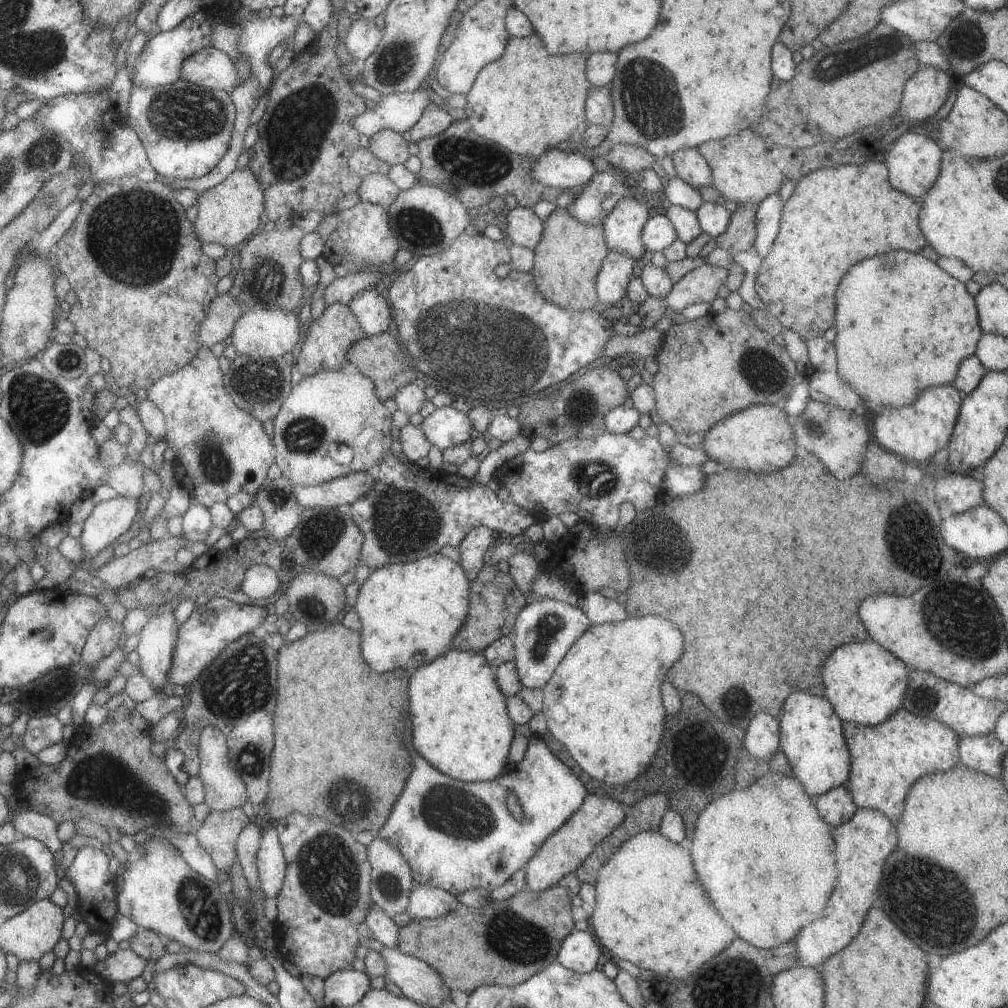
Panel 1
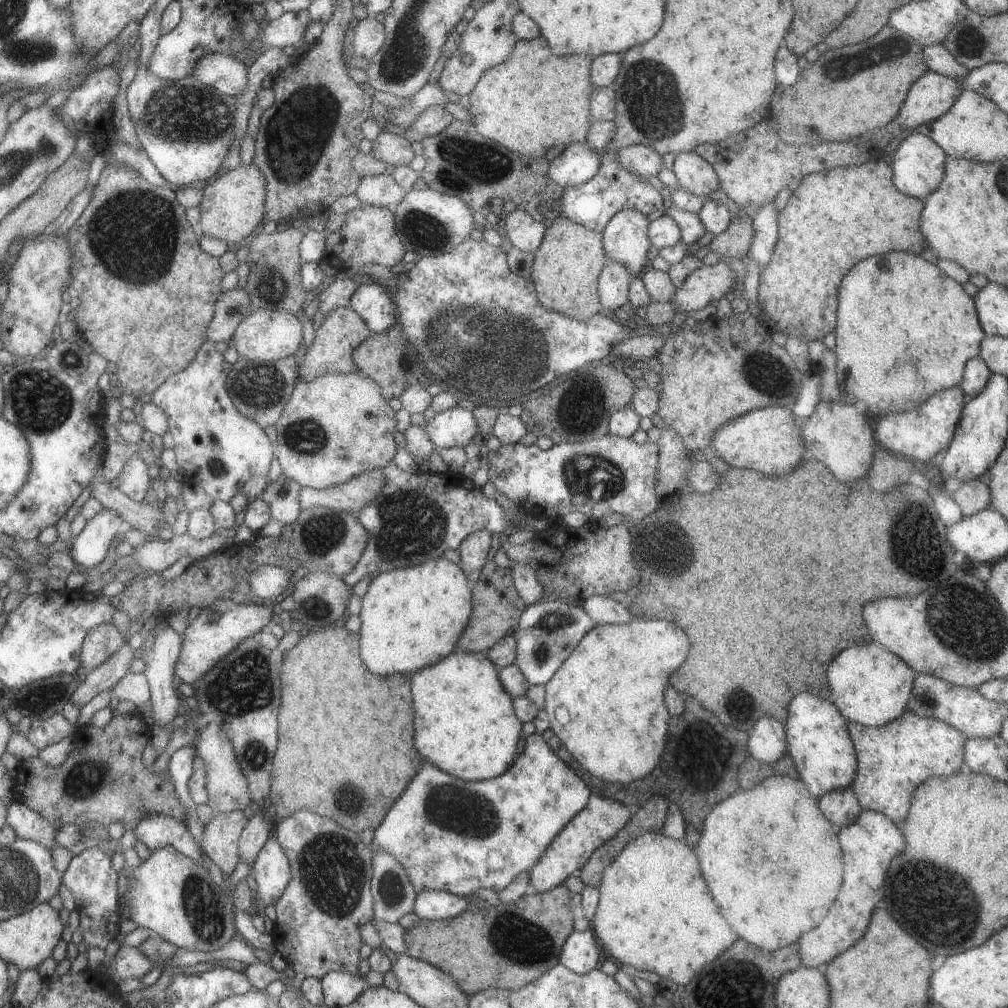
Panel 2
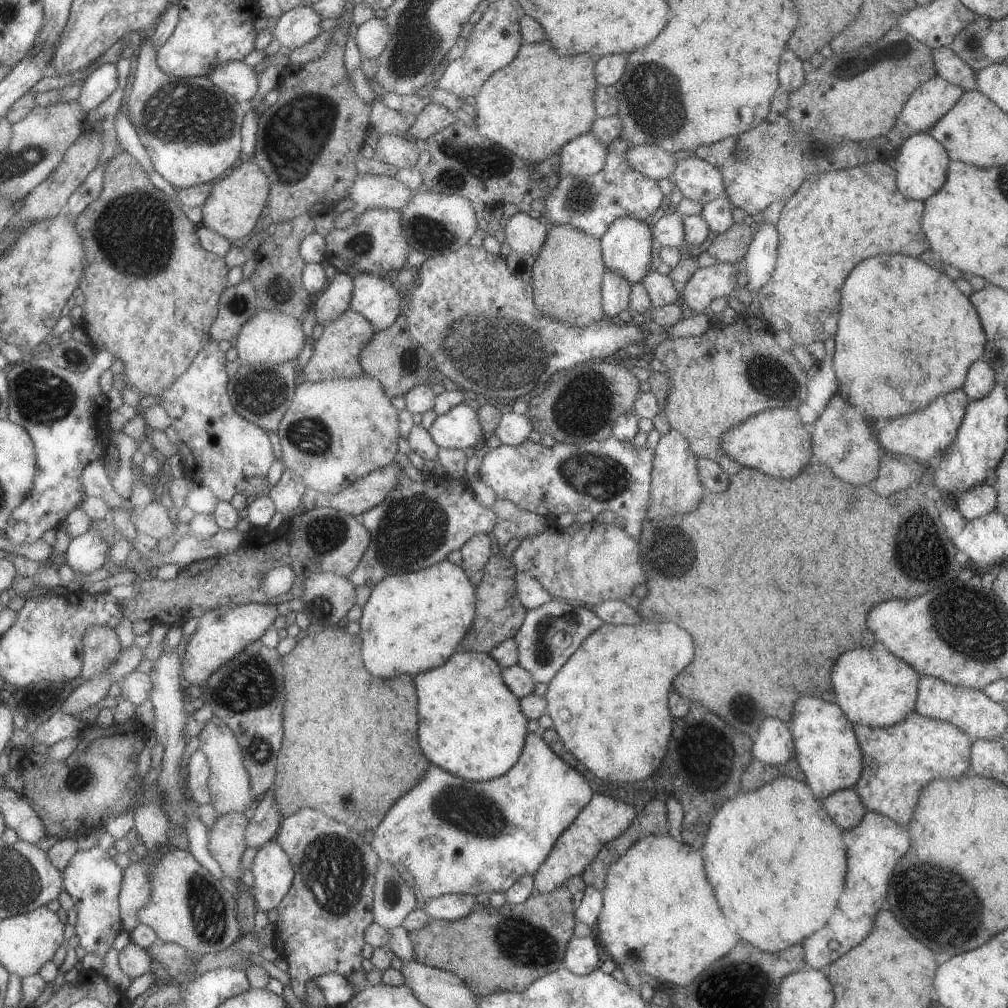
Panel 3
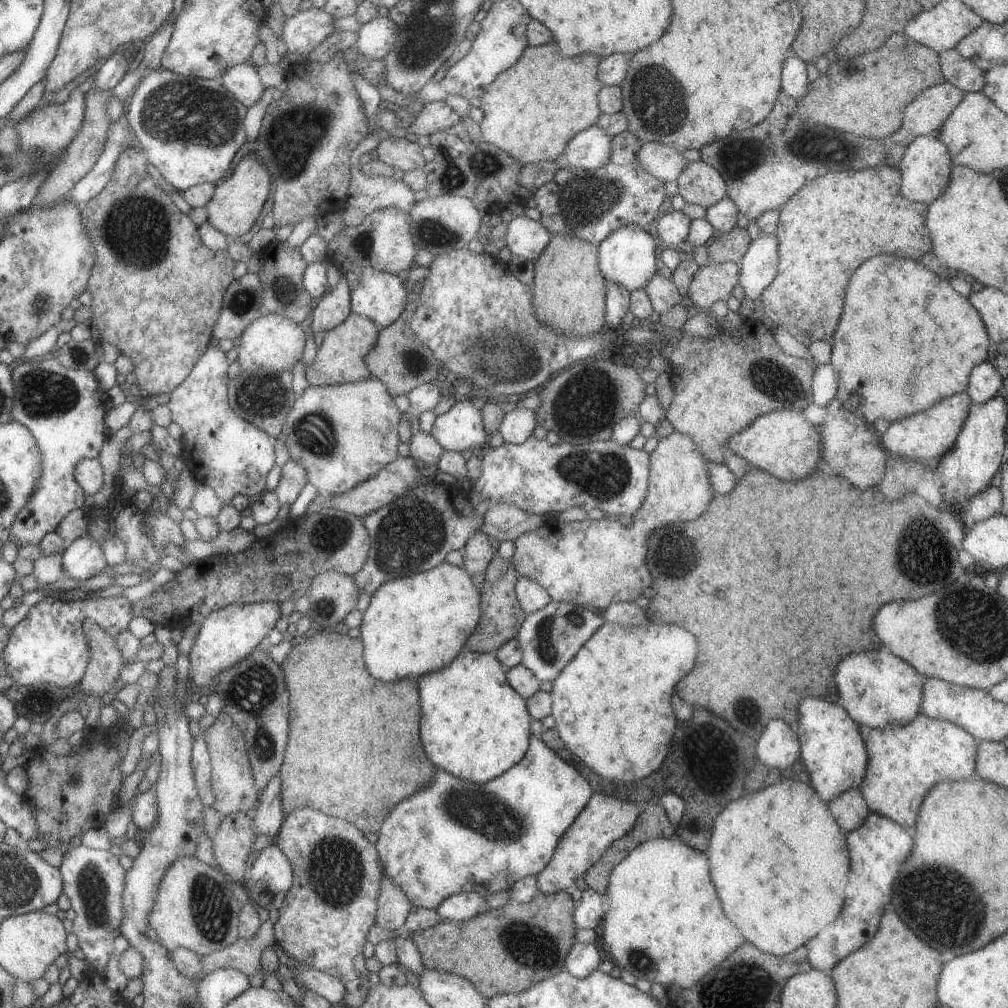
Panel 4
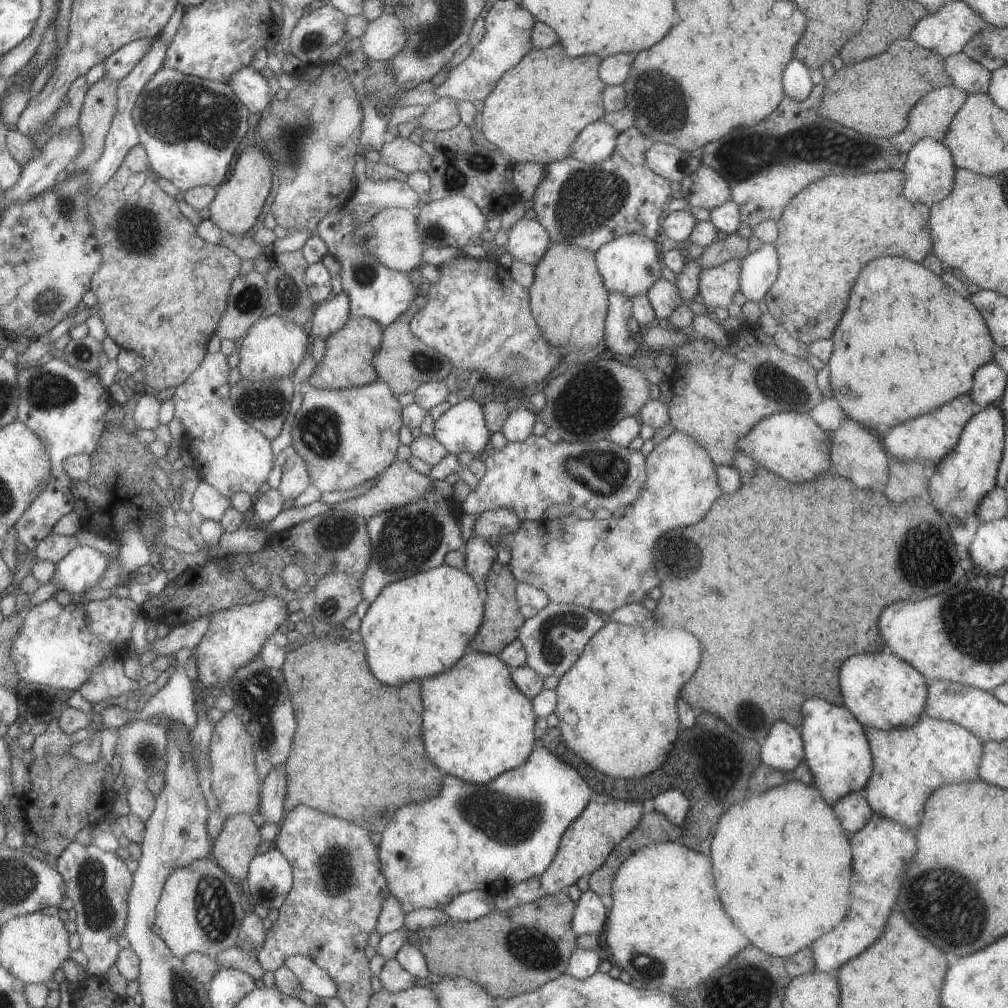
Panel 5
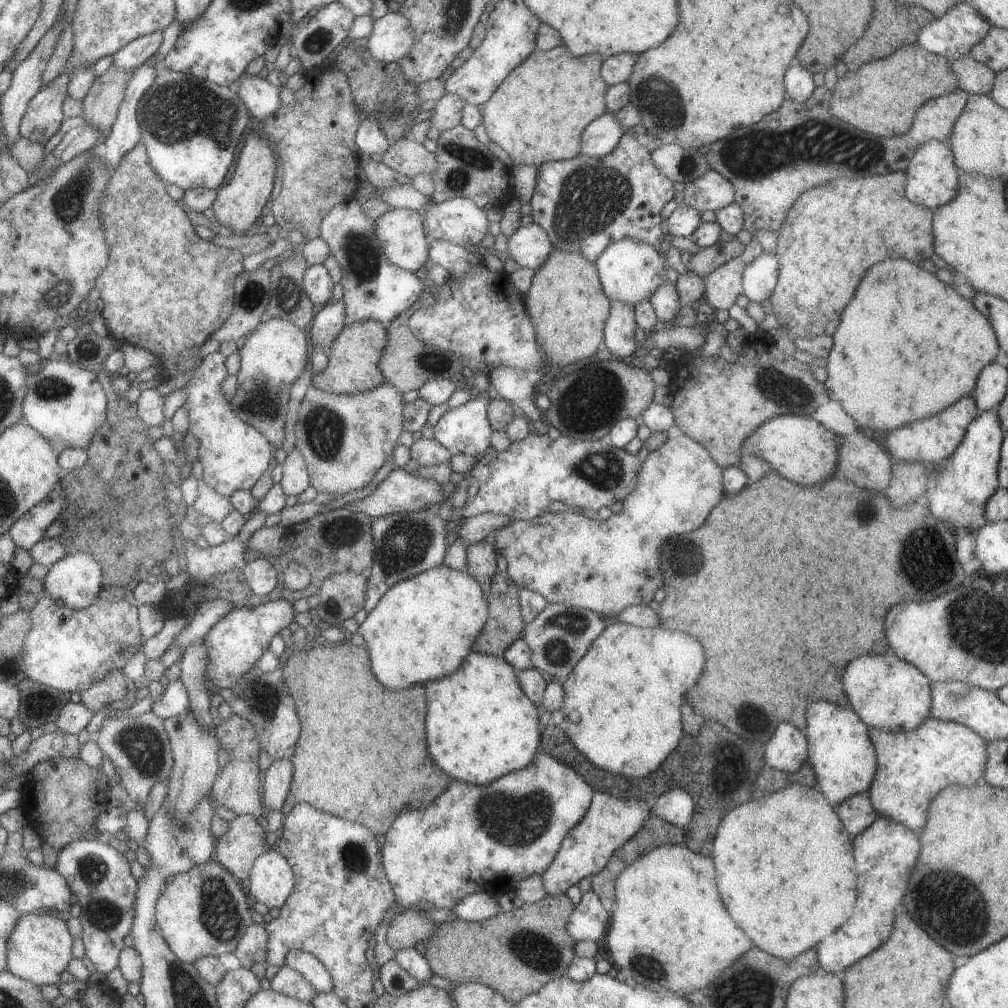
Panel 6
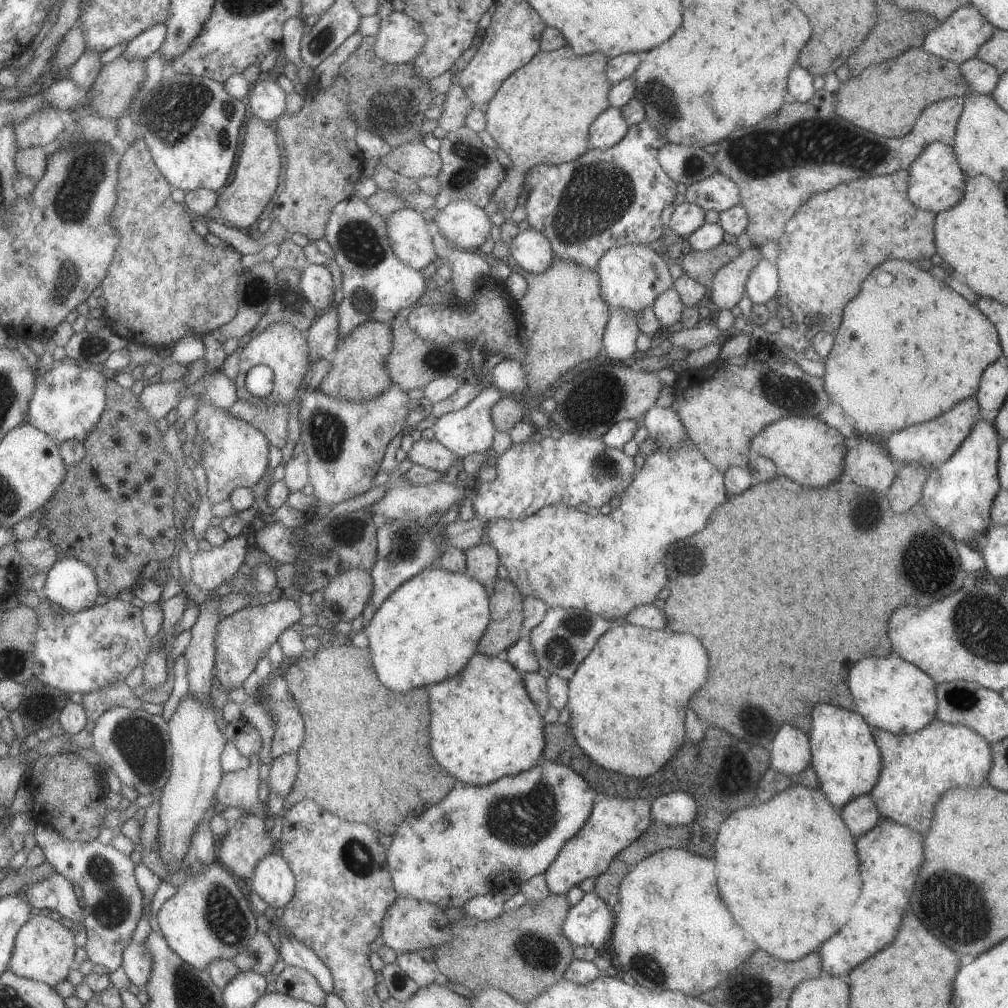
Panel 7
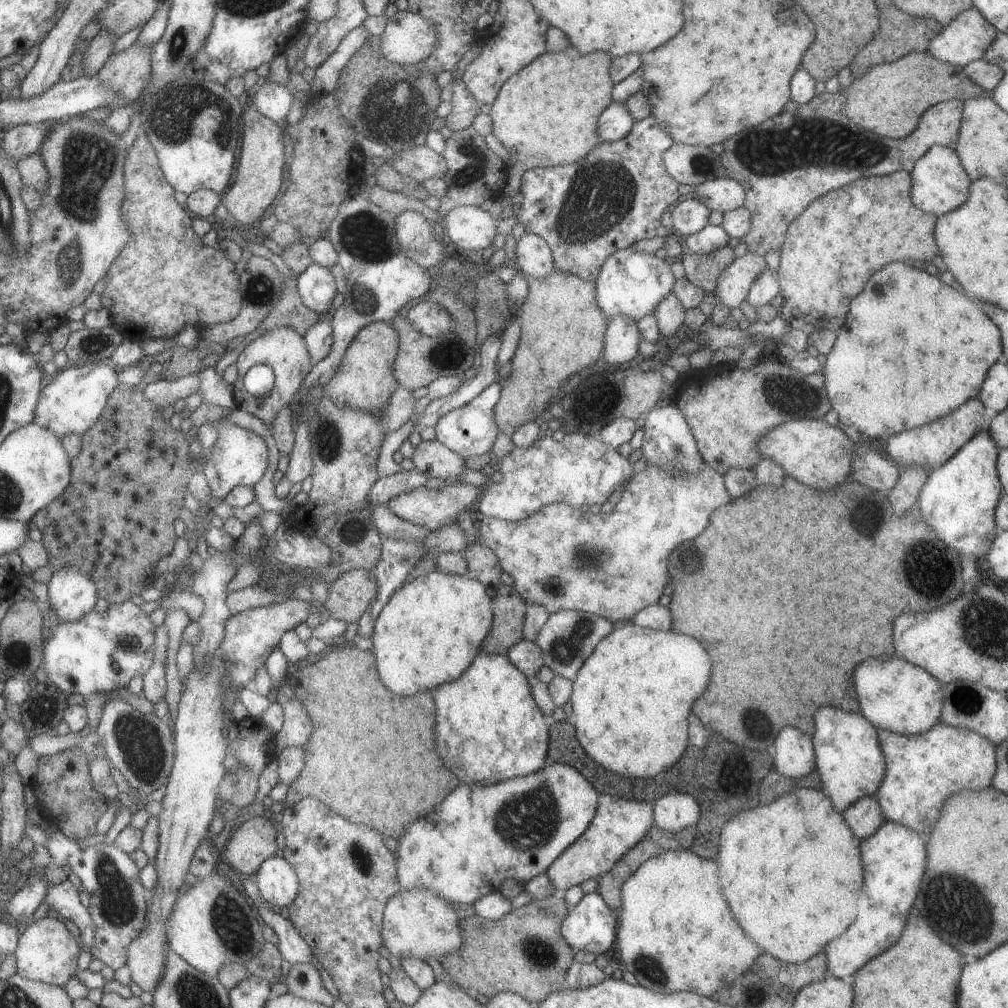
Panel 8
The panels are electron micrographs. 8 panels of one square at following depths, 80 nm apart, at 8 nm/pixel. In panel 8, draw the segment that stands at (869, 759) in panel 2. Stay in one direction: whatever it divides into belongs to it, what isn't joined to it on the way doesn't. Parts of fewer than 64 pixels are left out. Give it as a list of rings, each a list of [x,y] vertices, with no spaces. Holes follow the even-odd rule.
[[[939,722],[921,734],[907,736],[877,729],[876,735],[885,759],[885,772],[874,797],[885,821],[893,821],[927,837],[950,794],[991,786],[996,745],[973,731]]]

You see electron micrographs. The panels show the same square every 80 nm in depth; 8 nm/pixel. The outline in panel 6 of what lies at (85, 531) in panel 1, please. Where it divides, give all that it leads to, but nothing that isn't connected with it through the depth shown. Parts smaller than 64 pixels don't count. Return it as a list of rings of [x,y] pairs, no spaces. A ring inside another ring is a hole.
[[[85,550],[66,553],[56,563],[48,566],[47,574],[42,579],[45,596],[52,598],[73,610],[87,608],[97,599],[99,590],[102,590],[102,572],[99,563]]]

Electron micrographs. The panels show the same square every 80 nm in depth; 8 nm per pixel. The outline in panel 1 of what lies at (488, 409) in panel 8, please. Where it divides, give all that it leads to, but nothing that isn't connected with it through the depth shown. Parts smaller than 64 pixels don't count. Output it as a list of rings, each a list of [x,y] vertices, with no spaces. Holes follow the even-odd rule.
[[[450,406],[434,409],[418,427],[425,438],[440,450],[469,443],[475,435],[468,414]]]

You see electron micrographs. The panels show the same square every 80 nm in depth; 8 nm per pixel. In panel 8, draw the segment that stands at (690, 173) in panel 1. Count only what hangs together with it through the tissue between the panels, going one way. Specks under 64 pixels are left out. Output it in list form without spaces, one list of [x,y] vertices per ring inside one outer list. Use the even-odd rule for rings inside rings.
[[[729,177],[698,184],[694,192],[710,211],[724,213],[739,208],[744,203],[742,186]]]

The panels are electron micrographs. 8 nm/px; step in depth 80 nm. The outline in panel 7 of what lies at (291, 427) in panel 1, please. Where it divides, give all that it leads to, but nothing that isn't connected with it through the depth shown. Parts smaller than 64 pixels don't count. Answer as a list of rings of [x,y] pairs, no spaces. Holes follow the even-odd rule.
[[[393,383],[384,393],[366,401],[346,401],[324,395],[319,390],[304,387],[298,401],[298,422],[300,440],[308,458],[308,478],[317,498],[317,505],[336,505],[347,499],[362,495],[370,489],[372,480],[377,474],[383,452],[389,441],[399,432],[404,432],[407,416],[407,393]]]

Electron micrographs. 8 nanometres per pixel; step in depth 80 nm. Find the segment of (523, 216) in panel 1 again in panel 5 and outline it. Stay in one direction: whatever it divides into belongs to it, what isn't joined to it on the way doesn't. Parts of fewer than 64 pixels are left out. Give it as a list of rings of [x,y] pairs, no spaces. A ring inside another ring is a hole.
[[[521,219],[510,228],[505,250],[514,260],[535,267],[550,243],[546,230],[535,219]]]

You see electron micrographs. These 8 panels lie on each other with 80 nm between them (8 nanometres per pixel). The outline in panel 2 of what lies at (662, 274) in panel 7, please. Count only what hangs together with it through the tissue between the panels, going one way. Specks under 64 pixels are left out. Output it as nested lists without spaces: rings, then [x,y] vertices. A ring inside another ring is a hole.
[[[621,209],[607,221],[601,232],[608,260],[624,265],[632,278],[650,261],[647,257],[649,219],[639,211]]]

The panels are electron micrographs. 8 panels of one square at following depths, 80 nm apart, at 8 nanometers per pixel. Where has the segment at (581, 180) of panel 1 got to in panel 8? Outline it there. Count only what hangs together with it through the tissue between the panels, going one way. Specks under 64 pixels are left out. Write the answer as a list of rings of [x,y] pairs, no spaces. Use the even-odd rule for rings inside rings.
[[[611,101],[599,115],[596,133],[600,142],[613,142],[623,138],[633,126],[625,102]]]

